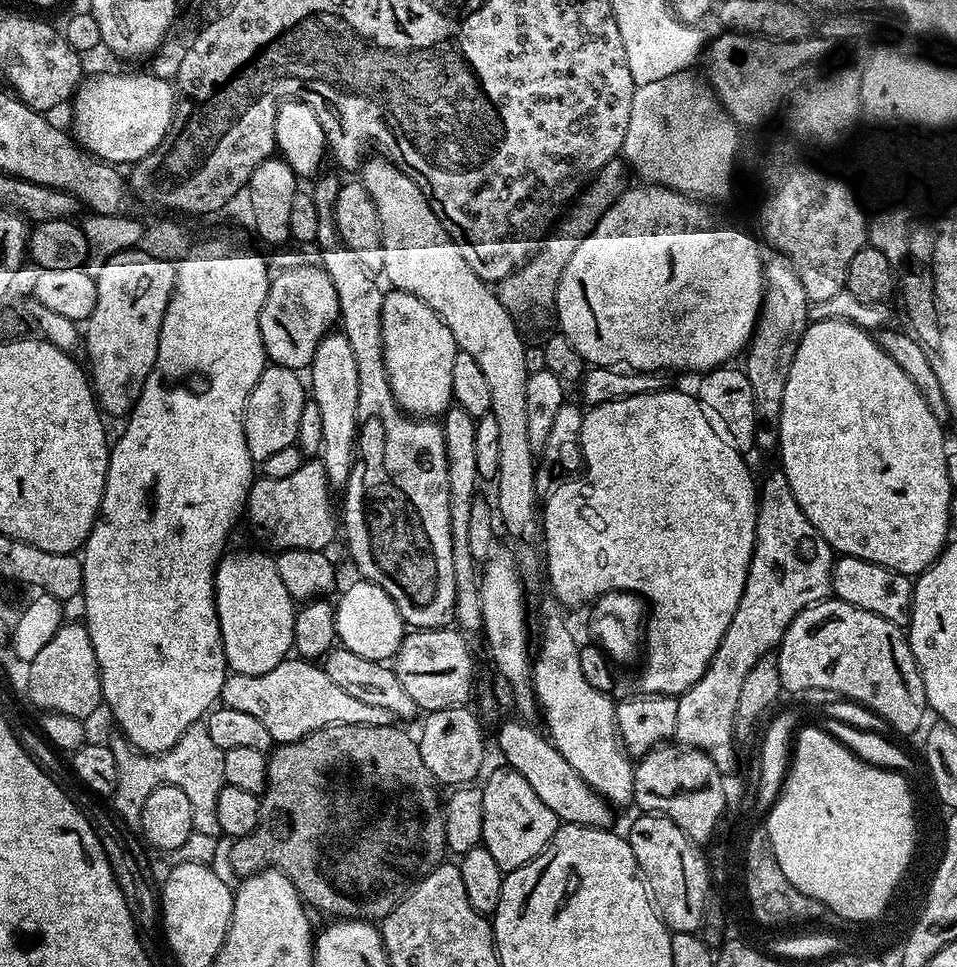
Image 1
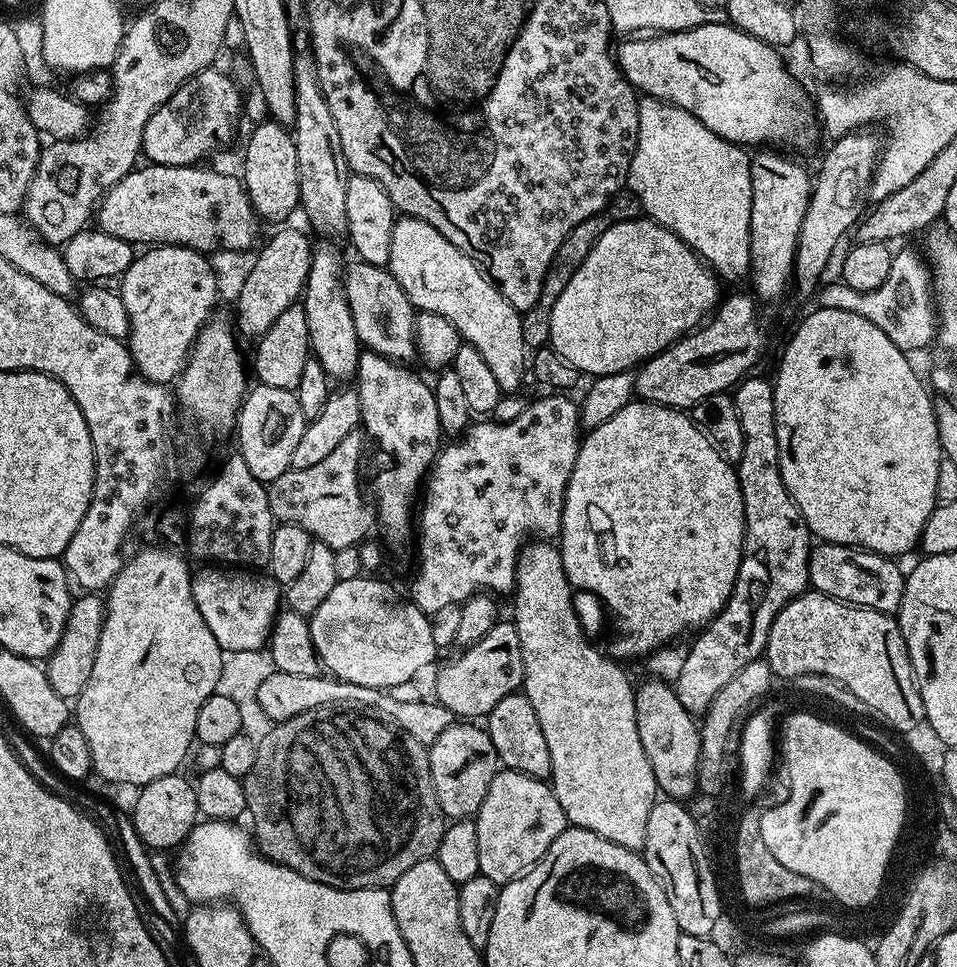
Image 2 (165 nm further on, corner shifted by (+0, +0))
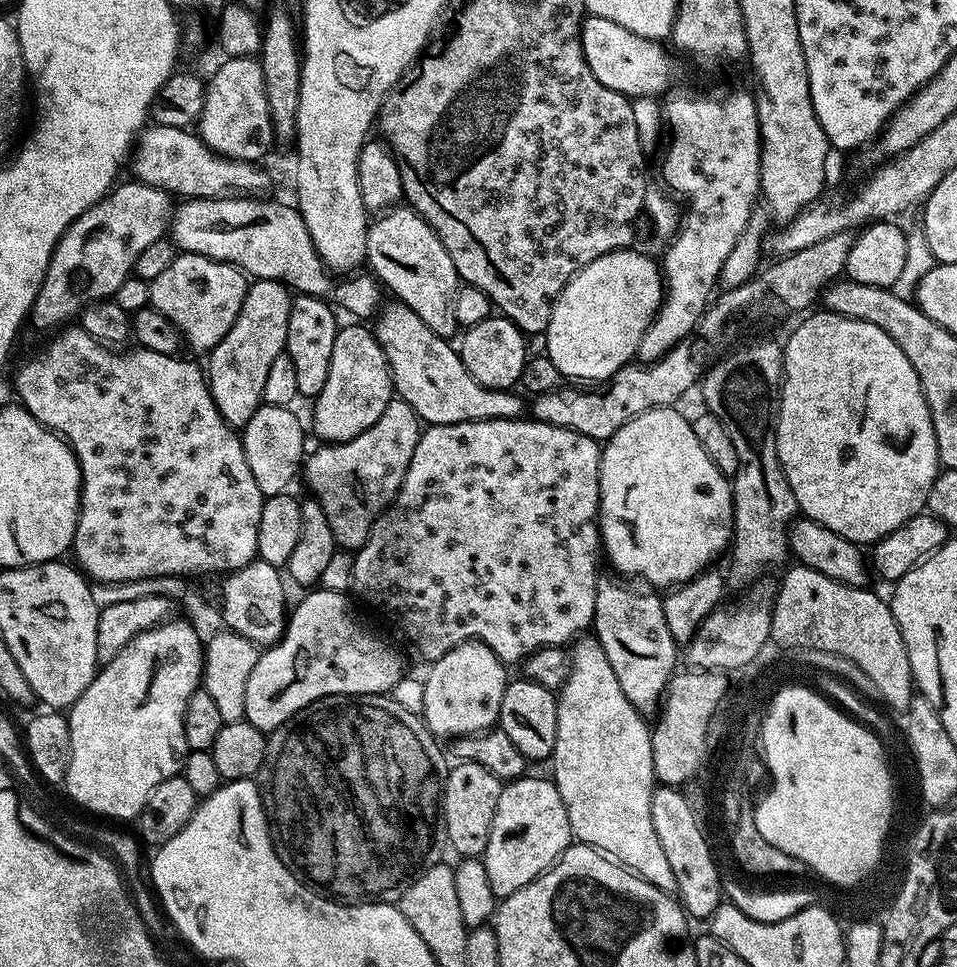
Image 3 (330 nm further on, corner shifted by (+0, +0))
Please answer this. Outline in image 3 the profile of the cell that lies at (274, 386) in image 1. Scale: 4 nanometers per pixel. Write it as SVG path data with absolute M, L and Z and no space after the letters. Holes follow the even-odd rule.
M264 404L242 429L246 466L250 468L254 482L258 482L258 490L266 498L281 495L287 489L284 487L295 478L299 468L301 471L306 456L304 428L292 410L279 404Z

